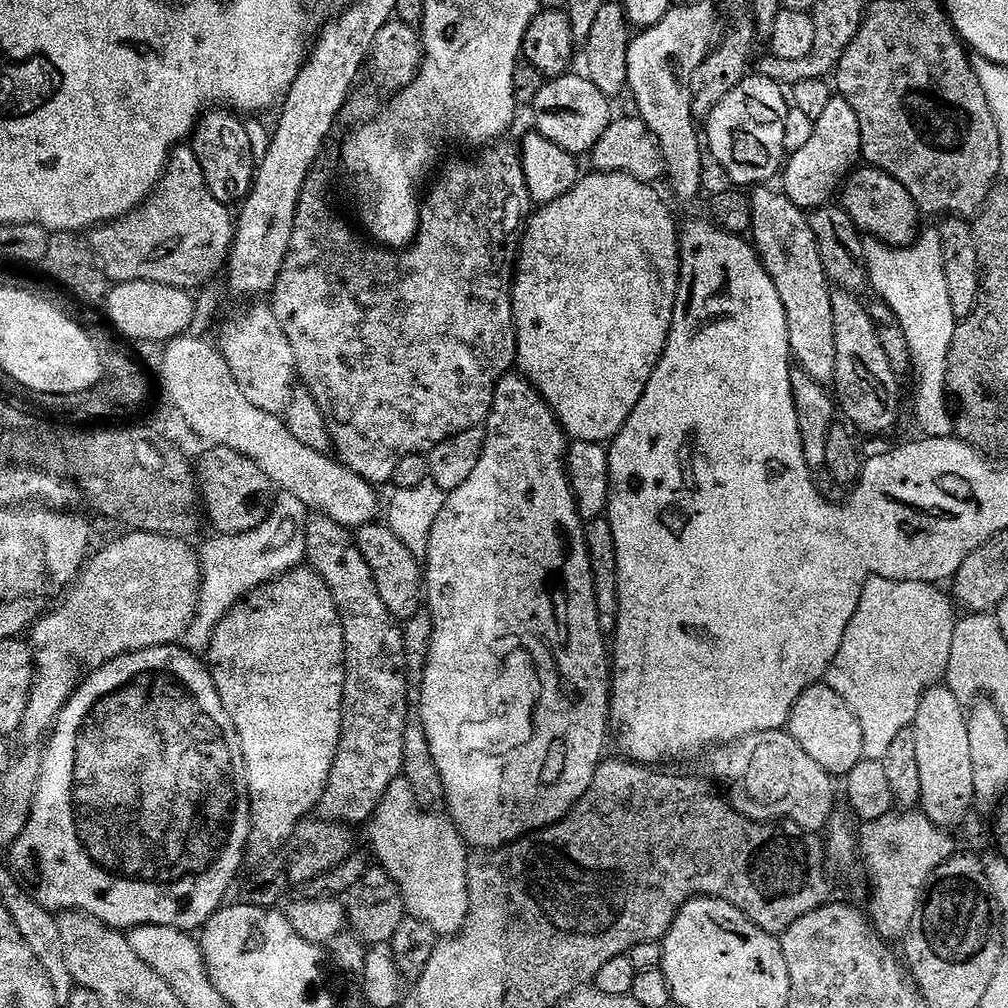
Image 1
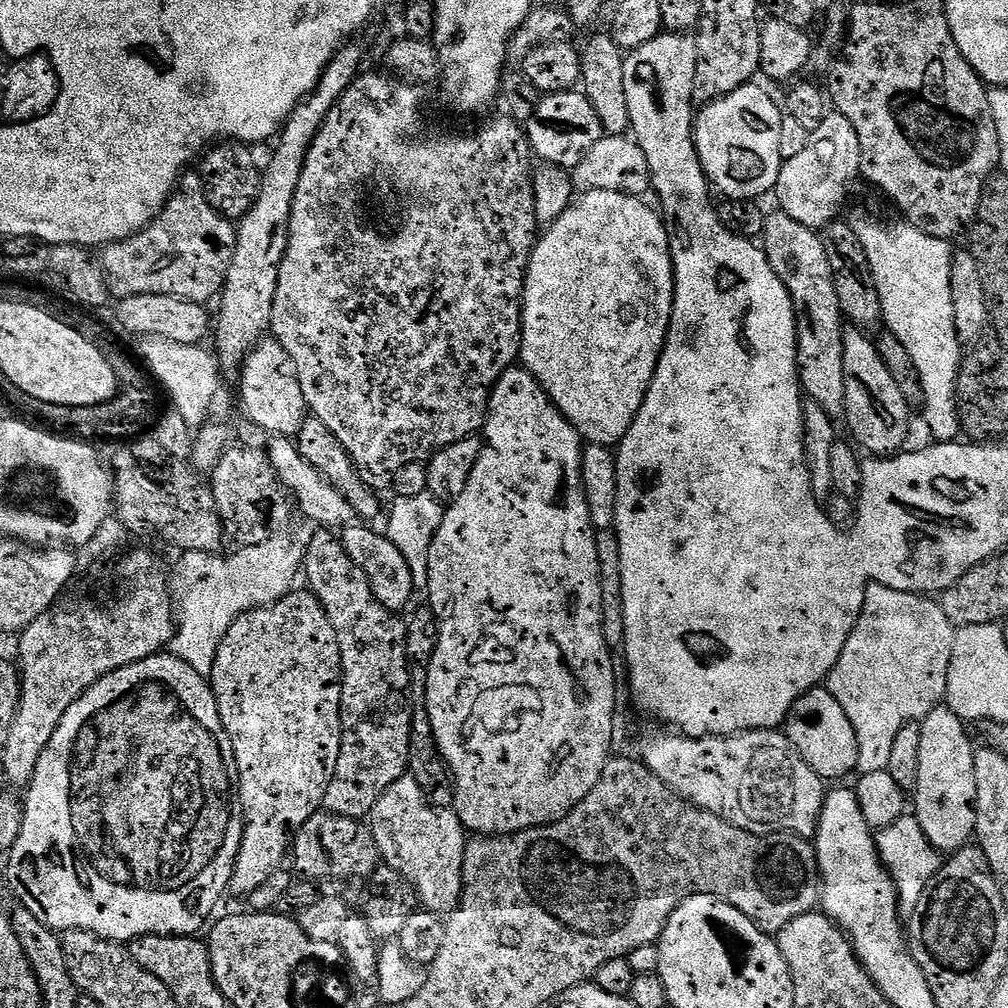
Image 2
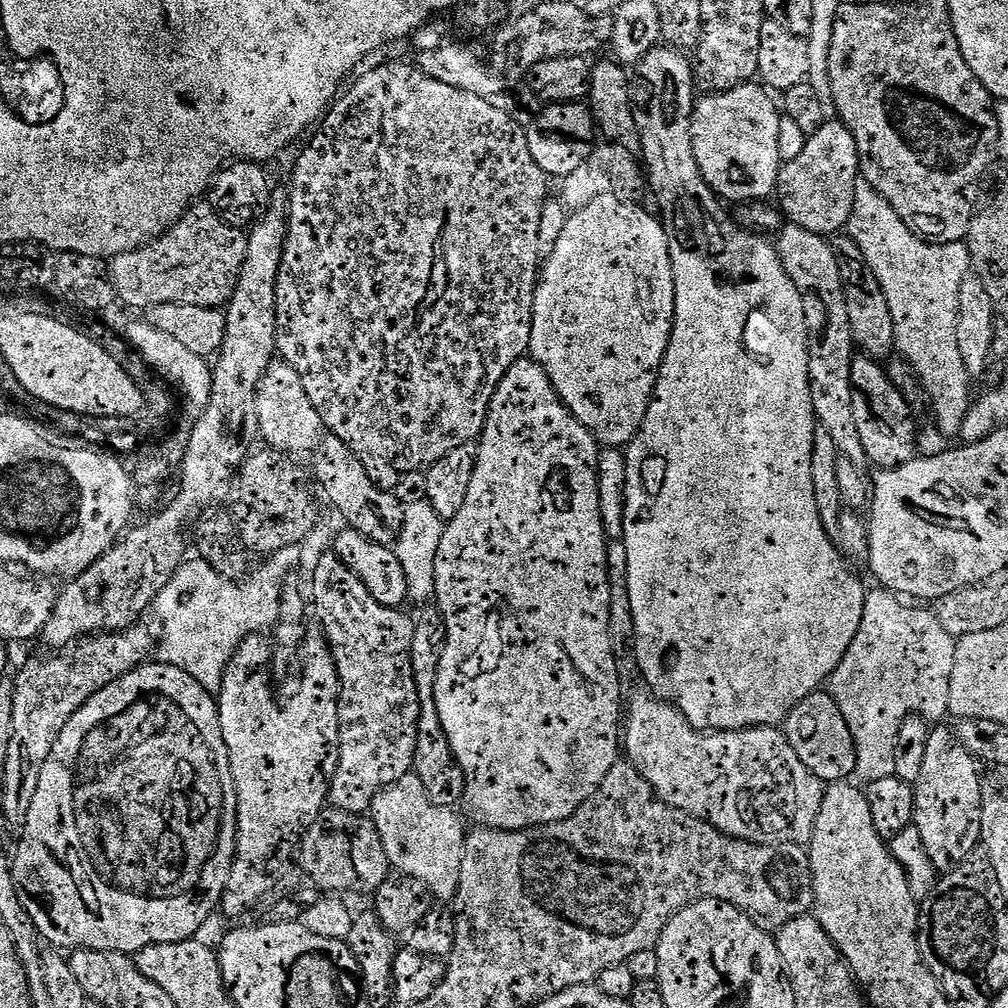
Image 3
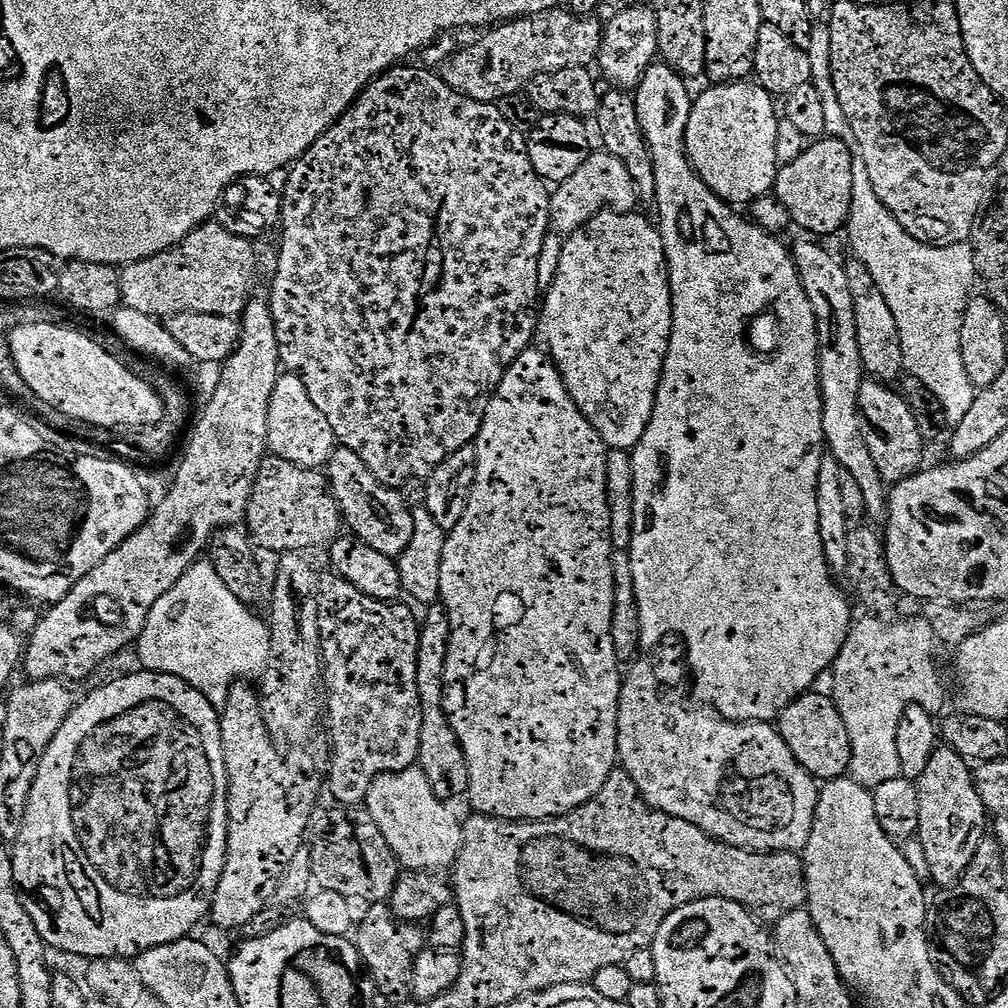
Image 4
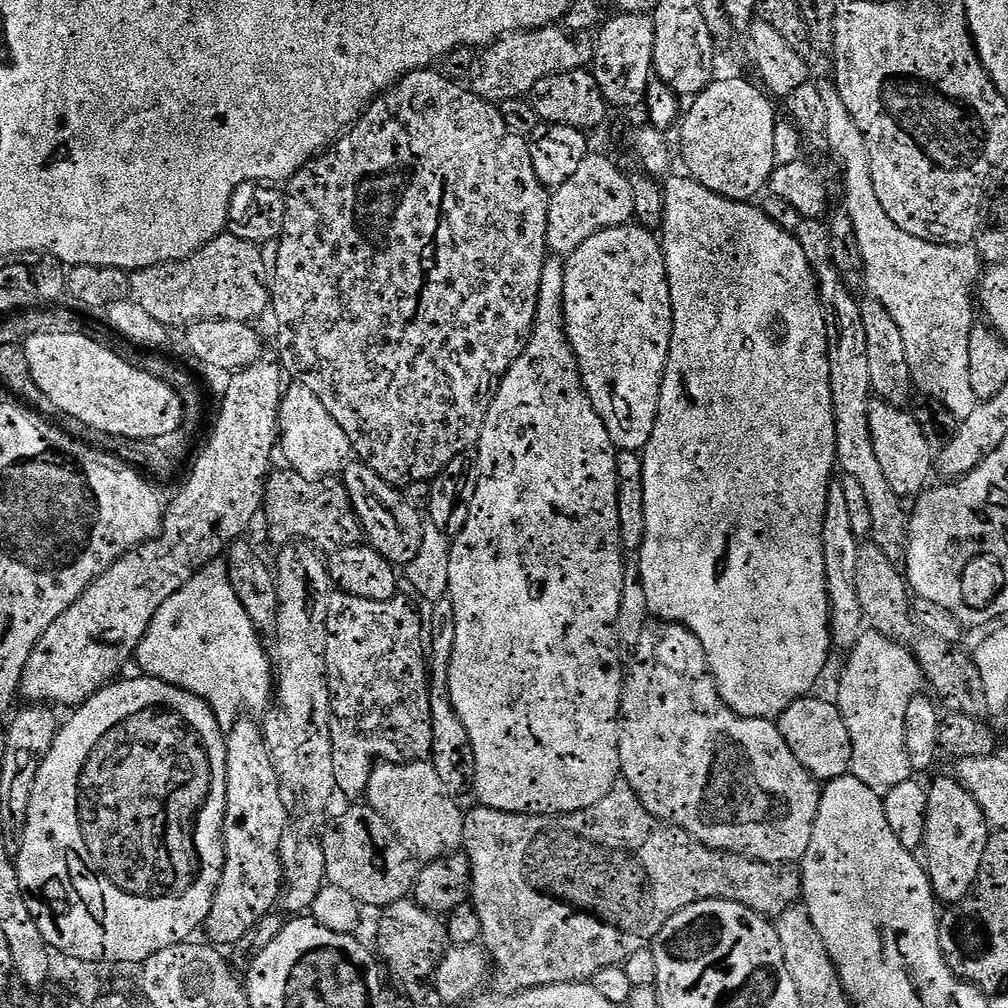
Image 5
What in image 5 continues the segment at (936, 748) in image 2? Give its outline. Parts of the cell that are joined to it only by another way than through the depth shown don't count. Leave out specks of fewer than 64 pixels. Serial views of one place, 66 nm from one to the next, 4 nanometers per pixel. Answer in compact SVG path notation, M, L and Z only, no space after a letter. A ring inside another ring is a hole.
M955 775L940 776L927 785L928 801L925 812L925 834L922 845L923 863L928 881L937 901L951 906L967 896L976 884L982 854L990 835L988 819L982 814L978 802L962 787Z

